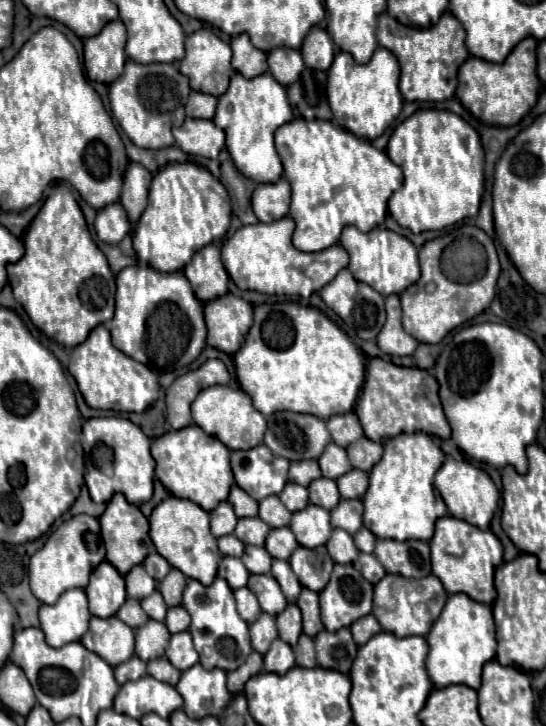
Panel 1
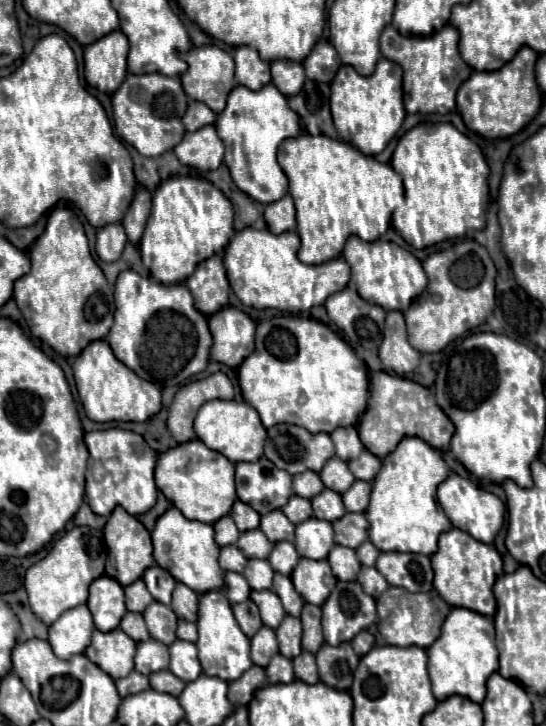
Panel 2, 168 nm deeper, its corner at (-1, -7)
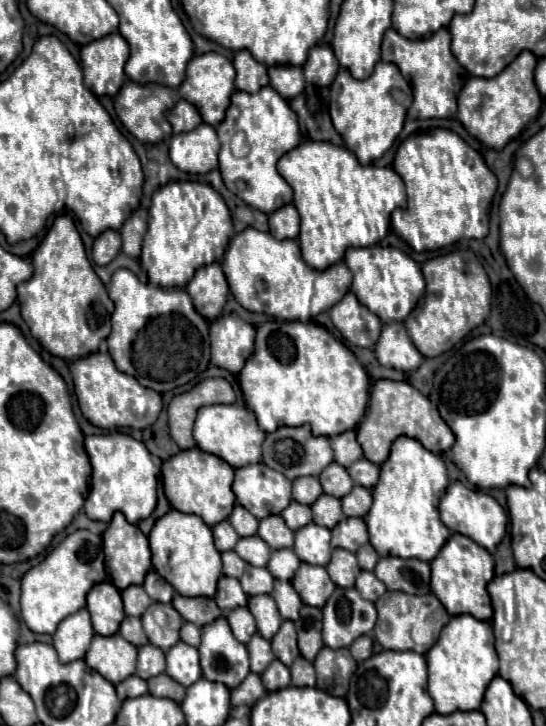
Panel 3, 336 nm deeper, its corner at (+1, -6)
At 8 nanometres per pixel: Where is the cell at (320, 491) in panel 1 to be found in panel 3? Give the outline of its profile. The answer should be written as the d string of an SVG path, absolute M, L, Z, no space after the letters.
M325 493L311 505L311 511L313 511L313 521L327 529L333 529L335 523L339 523L345 517L341 511L341 501L331 499L331 495Z

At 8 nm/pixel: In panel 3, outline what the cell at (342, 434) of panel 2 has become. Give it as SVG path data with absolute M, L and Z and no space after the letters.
M345 431L345 433L339 433L335 437L329 439L331 441L331 447L335 451L335 461L343 467L349 467L351 463L355 463L357 459L363 457L363 451L355 439L355 431Z

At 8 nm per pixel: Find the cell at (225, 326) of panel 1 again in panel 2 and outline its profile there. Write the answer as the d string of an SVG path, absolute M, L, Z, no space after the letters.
M225 306L217 316L209 316L209 330L213 334L211 360L237 368L253 352L255 322L245 312Z

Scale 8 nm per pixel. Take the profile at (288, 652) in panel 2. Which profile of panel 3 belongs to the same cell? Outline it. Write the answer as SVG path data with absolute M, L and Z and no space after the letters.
M285 619L279 627L279 631L275 633L275 637L271 639L273 645L273 653L275 657L285 663L287 667L293 663L295 657L299 657L299 649L297 649L297 631L293 621Z

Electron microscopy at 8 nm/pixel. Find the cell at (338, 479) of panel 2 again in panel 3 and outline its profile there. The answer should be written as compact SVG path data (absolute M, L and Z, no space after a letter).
M329 463L323 473L319 475L321 487L327 495L333 495L337 499L345 497L353 489L353 479L347 475L345 467L339 467L339 463Z

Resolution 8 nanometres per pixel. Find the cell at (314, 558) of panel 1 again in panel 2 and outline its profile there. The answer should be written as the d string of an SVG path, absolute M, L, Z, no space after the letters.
M301 558L297 568L291 574L293 586L297 588L299 596L309 602L321 606L329 592L335 588L337 578L333 576L327 560L309 560Z

